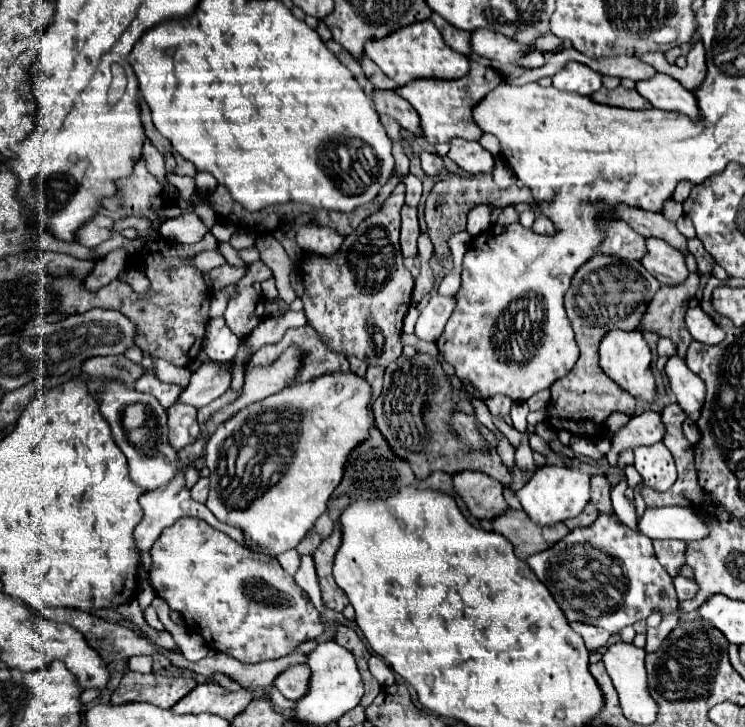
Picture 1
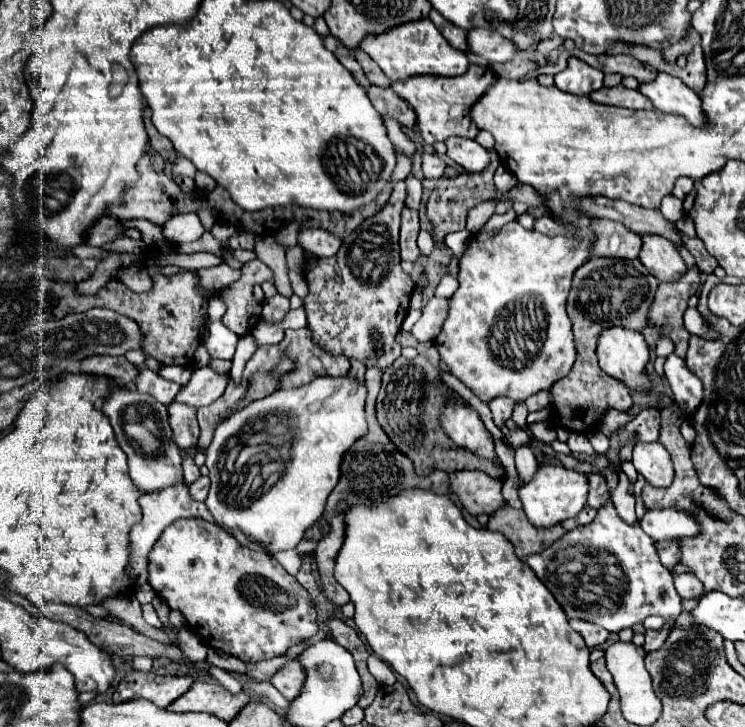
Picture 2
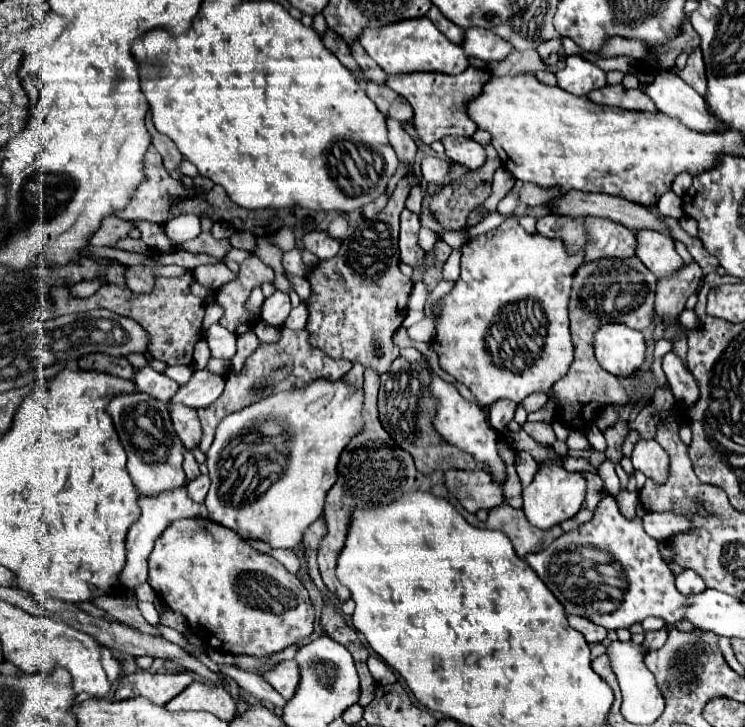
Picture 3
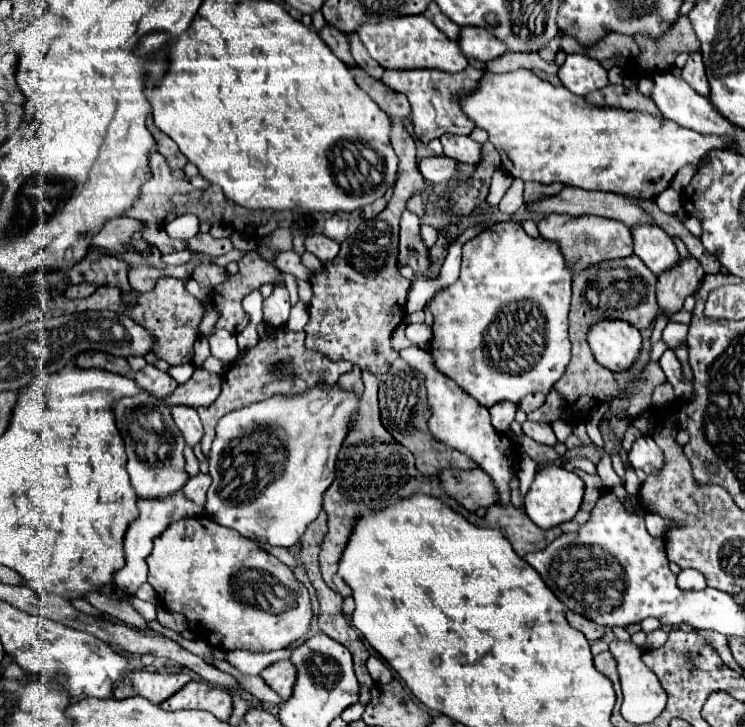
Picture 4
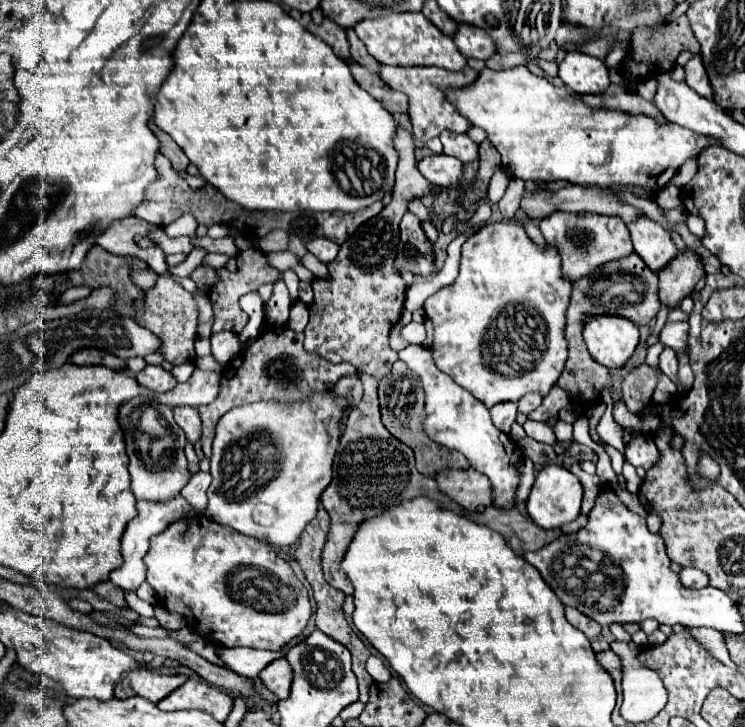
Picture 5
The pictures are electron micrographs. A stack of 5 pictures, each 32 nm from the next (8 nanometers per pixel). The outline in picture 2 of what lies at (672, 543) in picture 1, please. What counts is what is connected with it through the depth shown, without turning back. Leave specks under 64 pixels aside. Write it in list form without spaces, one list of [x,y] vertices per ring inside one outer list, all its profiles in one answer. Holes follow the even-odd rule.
[[[662,540],[662,542],[658,542],[658,554],[660,554],[662,564],[672,570],[674,564],[678,564],[678,558],[680,558],[678,542],[676,540]]]

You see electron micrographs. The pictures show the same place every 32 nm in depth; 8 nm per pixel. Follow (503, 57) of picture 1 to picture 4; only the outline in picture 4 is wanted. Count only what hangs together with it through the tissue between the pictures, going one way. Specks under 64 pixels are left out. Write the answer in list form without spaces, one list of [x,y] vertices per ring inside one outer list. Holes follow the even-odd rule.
[[[462,26],[456,42],[466,58],[478,58],[484,62],[506,52],[506,46],[500,44],[488,30],[474,26]]]

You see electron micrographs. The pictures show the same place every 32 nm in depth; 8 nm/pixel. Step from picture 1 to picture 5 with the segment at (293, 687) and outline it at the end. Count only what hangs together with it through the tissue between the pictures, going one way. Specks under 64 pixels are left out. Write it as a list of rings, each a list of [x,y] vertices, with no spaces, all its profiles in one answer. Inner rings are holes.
[[[278,658],[274,662],[270,662],[258,676],[262,680],[262,684],[276,694],[280,700],[288,698],[290,694],[290,682],[292,682],[292,670],[286,662],[286,658]]]

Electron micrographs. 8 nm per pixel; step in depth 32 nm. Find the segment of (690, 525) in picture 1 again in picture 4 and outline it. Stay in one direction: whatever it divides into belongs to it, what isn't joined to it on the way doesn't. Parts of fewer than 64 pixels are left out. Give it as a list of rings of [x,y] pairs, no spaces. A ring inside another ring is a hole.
[[[652,512],[646,514],[646,530],[648,530],[652,536],[664,536],[664,532],[668,530],[668,526],[670,526],[670,522],[664,520],[662,516],[652,514]]]

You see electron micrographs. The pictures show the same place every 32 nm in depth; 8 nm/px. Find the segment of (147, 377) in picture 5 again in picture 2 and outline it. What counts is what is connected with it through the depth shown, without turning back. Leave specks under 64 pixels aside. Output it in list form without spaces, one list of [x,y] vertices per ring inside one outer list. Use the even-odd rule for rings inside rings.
[[[140,368],[138,378],[136,378],[136,390],[146,392],[146,394],[154,396],[158,402],[168,406],[174,400],[174,396],[178,394],[180,386],[176,382],[162,378],[158,372],[152,372],[148,368]]]

